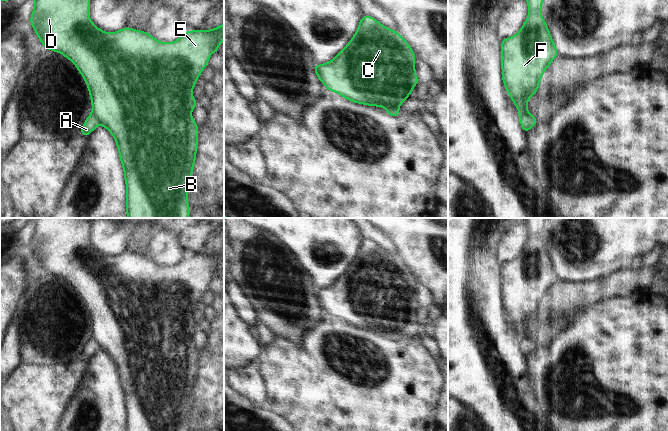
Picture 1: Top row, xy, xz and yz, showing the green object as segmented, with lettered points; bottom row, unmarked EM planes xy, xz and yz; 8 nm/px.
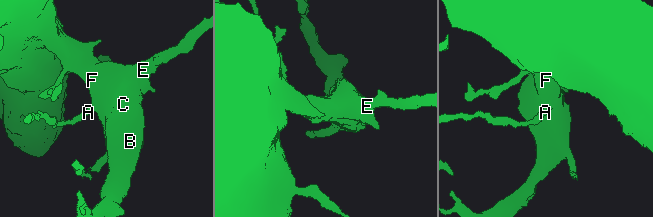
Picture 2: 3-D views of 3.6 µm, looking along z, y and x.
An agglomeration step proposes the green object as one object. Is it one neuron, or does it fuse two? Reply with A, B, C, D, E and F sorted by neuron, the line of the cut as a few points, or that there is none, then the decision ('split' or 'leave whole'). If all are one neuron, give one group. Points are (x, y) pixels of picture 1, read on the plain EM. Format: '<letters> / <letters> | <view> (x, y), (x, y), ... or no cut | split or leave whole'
A / B C D E F | xy (91, 336), (99, 347) | split

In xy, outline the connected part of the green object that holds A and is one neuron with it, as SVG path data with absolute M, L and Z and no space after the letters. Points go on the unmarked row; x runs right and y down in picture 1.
M91 337L85 344L81 354L79 355L85 361L87 361L98 350L99 346L97 342Z

